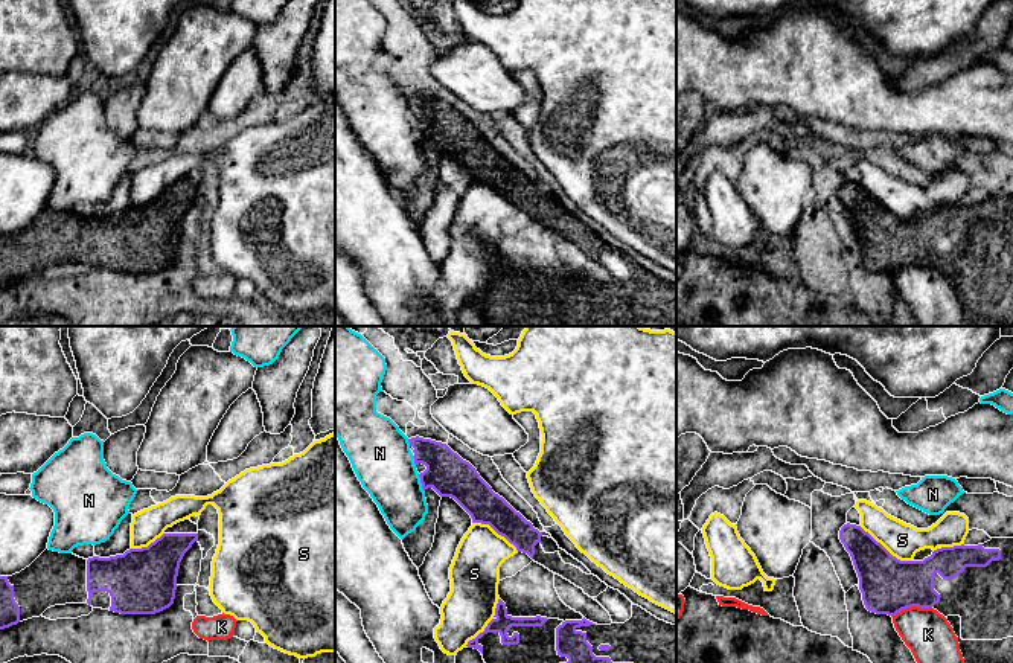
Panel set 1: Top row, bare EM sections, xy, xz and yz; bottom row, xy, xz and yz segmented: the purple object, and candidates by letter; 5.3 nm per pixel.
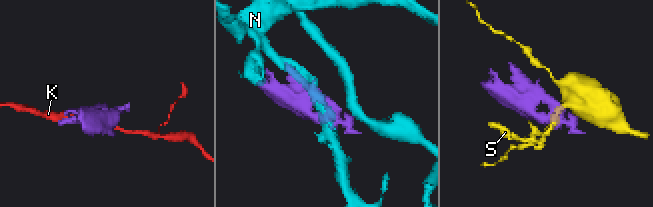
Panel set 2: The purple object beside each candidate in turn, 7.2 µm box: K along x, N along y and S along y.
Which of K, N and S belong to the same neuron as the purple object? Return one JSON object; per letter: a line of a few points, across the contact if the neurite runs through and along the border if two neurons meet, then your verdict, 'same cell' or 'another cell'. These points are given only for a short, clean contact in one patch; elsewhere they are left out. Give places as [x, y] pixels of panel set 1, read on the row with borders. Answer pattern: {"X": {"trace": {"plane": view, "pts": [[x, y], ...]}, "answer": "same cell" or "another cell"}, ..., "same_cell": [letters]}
{"K": {"answer": "another cell"}, "N": {"answer": "another cell"}, "S": {"answer": "another cell"}, "same_cell": []}

